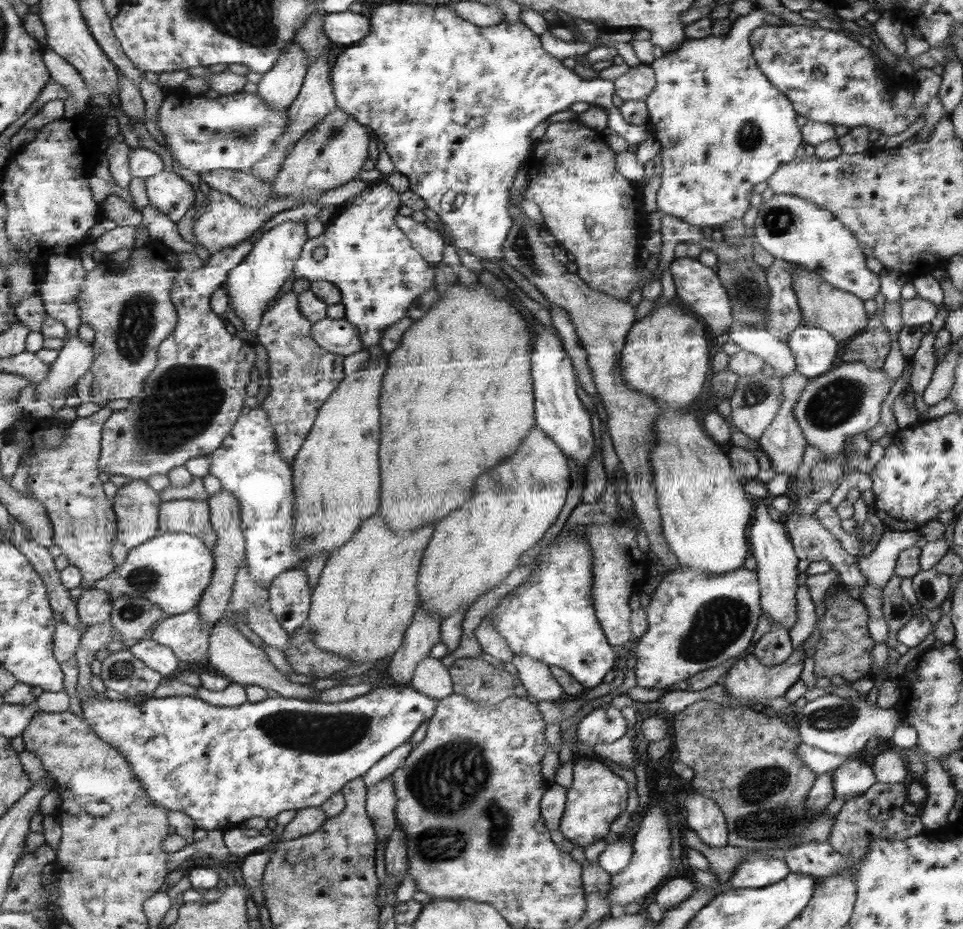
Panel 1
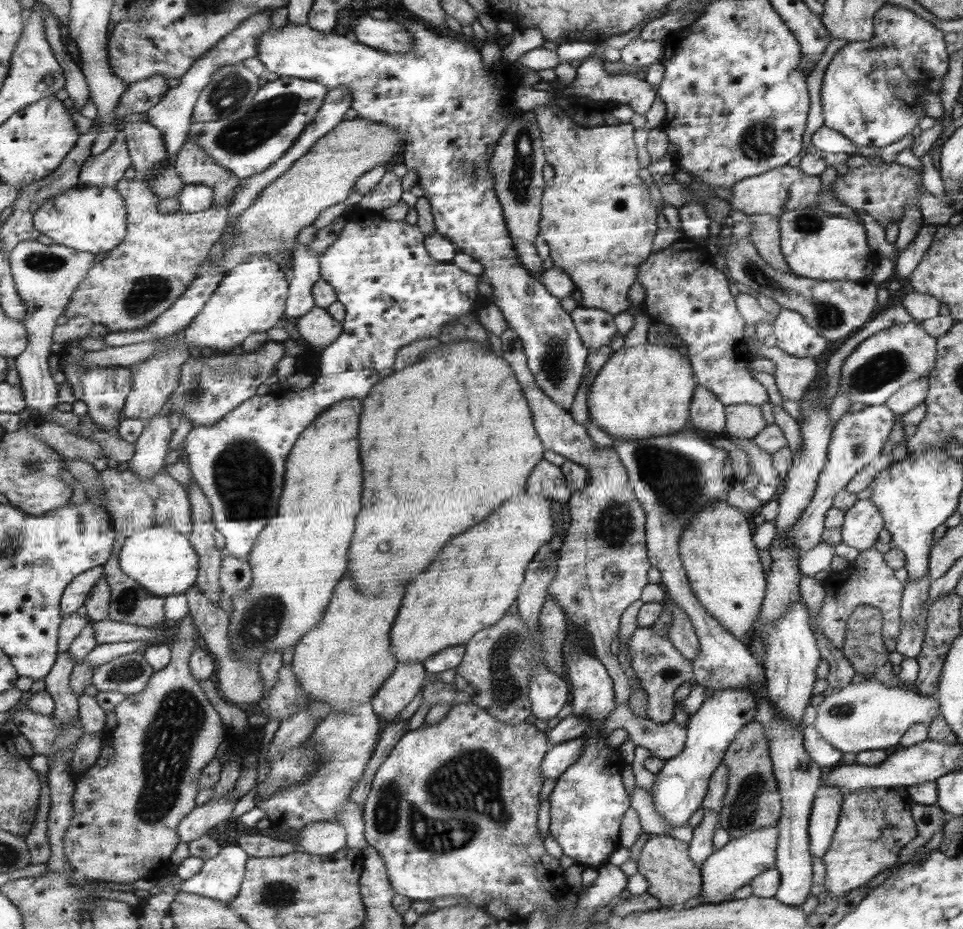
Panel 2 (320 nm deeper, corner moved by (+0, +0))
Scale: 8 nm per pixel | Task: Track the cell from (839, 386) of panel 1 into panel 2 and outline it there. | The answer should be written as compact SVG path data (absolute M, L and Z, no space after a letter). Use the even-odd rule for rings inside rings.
M905 322L879 330L859 342L847 356L840 370L837 393L849 397L851 402L862 402L866 406L883 404L898 388L931 374L935 364L935 348L936 338L927 333L918 322Z

